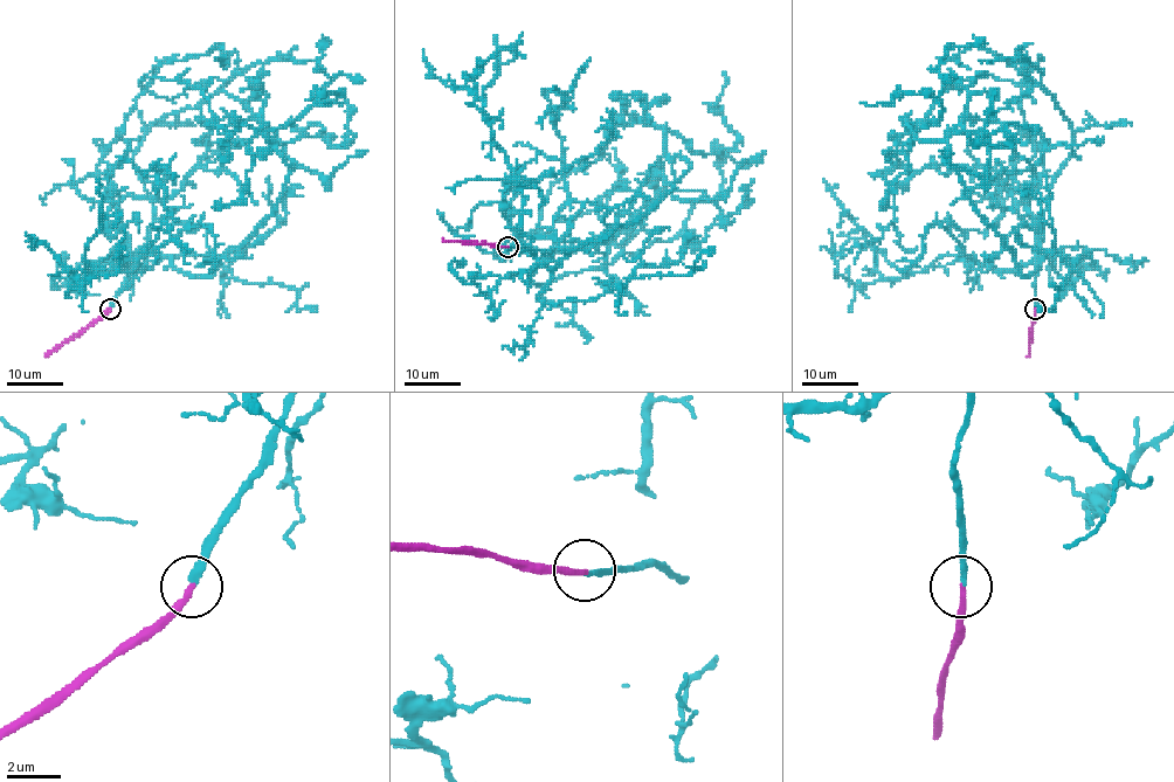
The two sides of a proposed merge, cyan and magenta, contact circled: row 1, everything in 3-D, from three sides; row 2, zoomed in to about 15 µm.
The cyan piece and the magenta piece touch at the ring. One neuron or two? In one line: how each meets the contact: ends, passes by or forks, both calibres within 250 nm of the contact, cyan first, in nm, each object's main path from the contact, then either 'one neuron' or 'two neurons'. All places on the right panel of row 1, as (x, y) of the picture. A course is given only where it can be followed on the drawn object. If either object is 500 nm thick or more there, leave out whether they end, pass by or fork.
cyan ends; magenta ends; calibres 200 and 200 nm; course cyan (1036, 308), (1055, 251), (1026, 275), (943, 157), (959, 124), (972, 144), (1010, 138), (985, 132), (995, 89); course magenta (1036, 308), (1029, 355); one neuron

